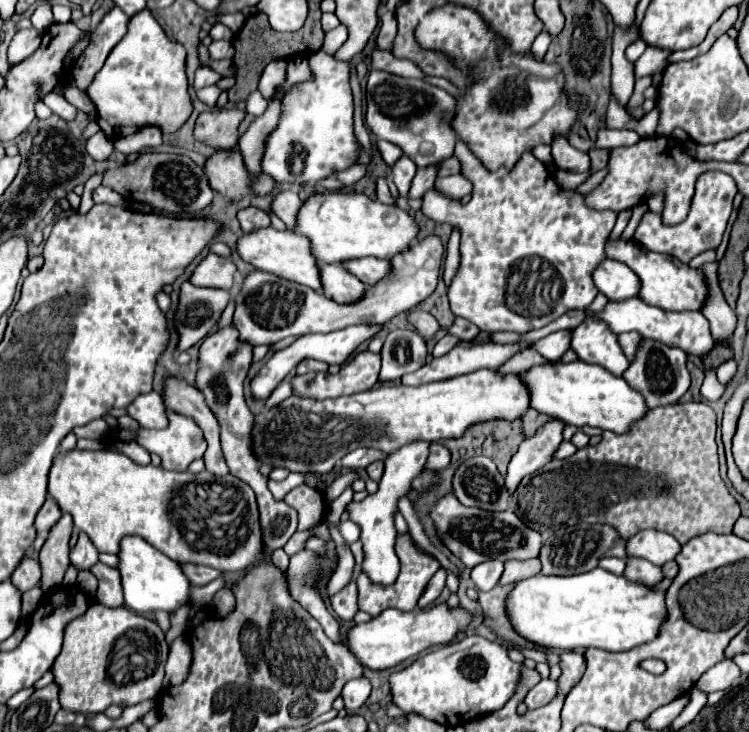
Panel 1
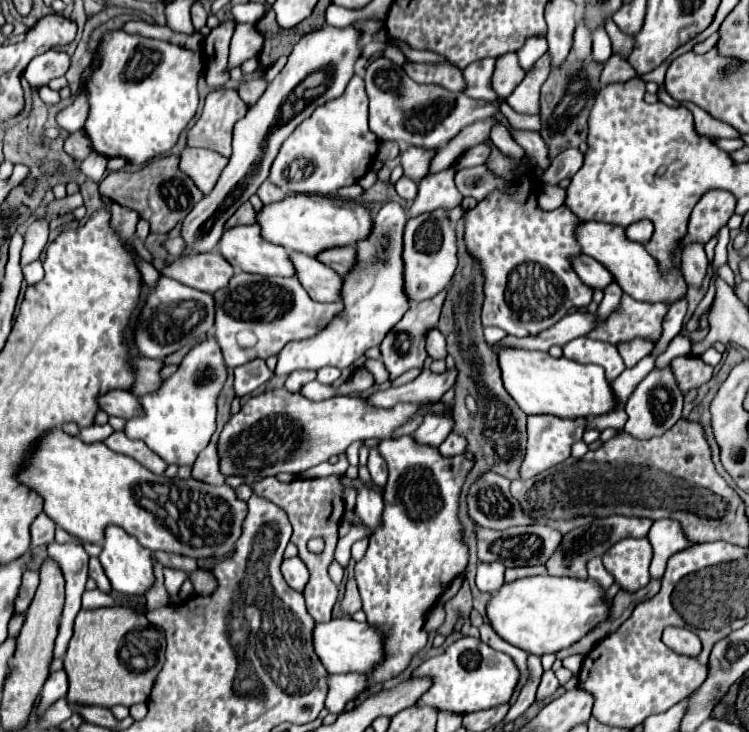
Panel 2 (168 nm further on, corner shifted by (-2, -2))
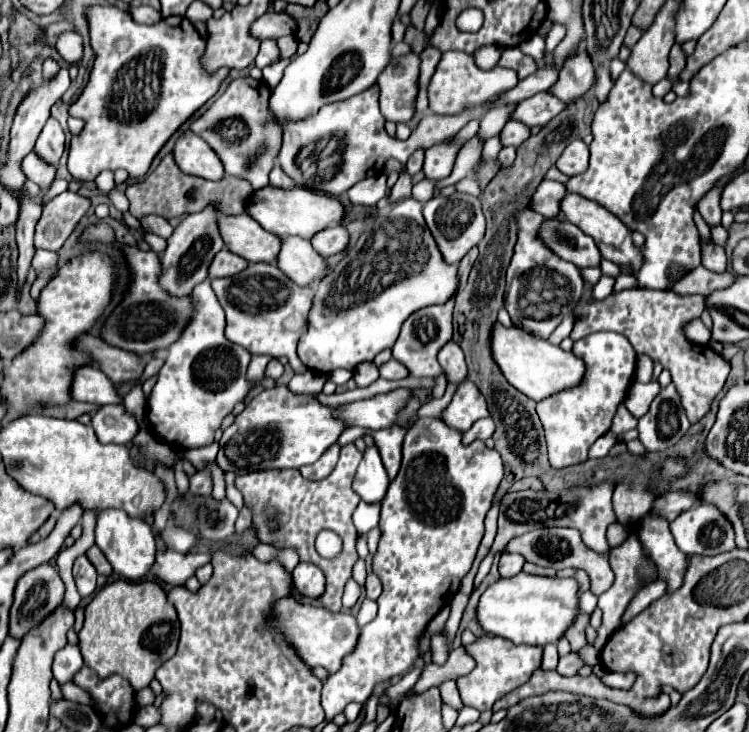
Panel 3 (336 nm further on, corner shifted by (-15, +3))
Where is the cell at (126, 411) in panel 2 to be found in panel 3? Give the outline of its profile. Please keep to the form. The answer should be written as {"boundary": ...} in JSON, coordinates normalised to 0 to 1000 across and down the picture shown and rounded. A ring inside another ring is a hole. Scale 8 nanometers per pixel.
{"boundary":[[[111,503],[100,508],[95,541],[105,549],[124,549],[135,555],[164,549],[154,525],[130,503]]]}

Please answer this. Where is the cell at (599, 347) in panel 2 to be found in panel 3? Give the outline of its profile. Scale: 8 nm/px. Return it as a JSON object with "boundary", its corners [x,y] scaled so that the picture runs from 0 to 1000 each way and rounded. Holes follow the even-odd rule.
{"boundary":[[[794,454],[765,470],[765,481],[781,495],[781,516],[770,530],[752,533],[717,552],[717,566],[728,587],[733,631],[738,639],[754,639],[784,628],[786,609],[813,587],[824,552],[834,544],[848,508],[850,484],[840,464],[818,454]]]}

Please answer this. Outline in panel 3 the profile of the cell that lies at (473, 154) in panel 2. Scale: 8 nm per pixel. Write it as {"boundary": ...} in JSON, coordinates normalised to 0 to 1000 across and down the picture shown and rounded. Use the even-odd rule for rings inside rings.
{"boundary":[[[685,164],[685,167],[674,169],[666,189],[669,189],[672,199],[688,199],[690,202],[690,199],[696,199],[696,194],[701,194],[706,189],[706,183],[709,183],[709,178],[704,178],[701,169]]]}

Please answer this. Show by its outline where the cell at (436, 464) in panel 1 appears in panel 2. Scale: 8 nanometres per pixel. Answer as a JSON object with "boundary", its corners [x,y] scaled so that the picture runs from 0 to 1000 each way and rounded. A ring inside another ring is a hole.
{"boundary":[[[601,592],[595,597],[595,602],[587,608],[587,619],[590,622],[598,622],[598,624],[606,624],[606,622],[614,622],[622,616],[622,608],[625,602],[617,597],[617,594],[609,594],[609,592]]]}

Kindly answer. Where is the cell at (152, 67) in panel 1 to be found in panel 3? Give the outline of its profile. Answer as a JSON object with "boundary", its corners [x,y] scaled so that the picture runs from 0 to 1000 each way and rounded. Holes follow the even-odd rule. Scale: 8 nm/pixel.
{"boundary":[[[121,8],[116,14],[116,22],[121,63],[130,79],[116,117],[92,148],[95,158],[113,164],[113,175],[108,178],[108,183],[95,189],[92,235],[97,238],[97,243],[113,249],[127,246],[135,232],[156,230],[167,230],[180,243],[194,240],[204,216],[212,210],[220,194],[290,126],[306,96],[292,93],[282,101],[268,90],[274,57],[258,41],[250,25],[228,22],[218,25],[212,33],[188,36],[175,25],[170,14],[162,14],[156,8]]]}

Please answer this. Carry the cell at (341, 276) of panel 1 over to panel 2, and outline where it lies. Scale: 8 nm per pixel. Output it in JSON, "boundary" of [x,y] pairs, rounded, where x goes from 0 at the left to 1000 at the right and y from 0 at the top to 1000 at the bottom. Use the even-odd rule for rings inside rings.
{"boundary":[[[387,346],[385,354],[395,367],[395,381],[409,392],[411,403],[419,411],[451,411],[451,398],[457,392],[457,378],[449,370],[441,370],[433,359],[425,359],[414,348]]]}

